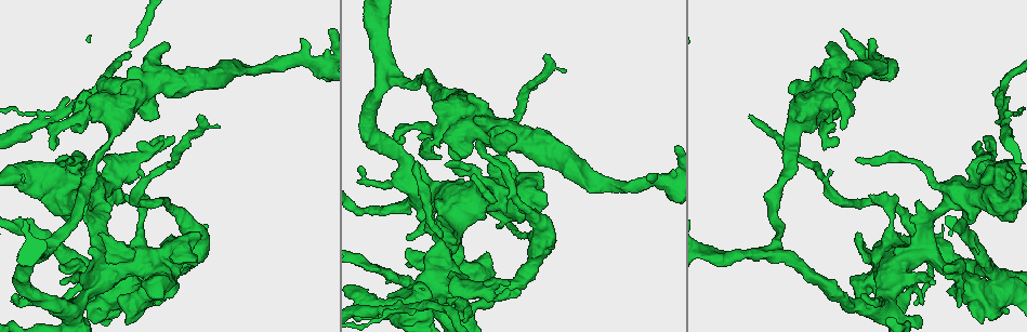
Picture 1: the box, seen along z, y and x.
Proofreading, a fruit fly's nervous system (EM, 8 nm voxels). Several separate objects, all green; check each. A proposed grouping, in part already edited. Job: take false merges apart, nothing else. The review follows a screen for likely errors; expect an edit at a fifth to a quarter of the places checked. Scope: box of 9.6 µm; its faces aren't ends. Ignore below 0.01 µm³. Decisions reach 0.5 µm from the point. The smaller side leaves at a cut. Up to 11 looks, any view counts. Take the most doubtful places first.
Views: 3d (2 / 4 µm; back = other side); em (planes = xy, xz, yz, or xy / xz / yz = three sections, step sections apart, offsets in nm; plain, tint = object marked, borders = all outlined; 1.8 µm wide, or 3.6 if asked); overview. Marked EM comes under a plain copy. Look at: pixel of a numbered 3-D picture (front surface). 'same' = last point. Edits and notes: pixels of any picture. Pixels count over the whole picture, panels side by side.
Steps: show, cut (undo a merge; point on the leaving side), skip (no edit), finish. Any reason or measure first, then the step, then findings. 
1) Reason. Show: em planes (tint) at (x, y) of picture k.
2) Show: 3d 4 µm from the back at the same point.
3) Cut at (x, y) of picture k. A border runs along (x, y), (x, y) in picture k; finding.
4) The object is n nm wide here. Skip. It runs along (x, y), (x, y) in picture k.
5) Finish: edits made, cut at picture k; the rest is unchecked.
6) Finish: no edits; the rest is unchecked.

Side arm on a straight run. Show: em 3.6 µm planes (borders) at (521, 190) of picture 1.

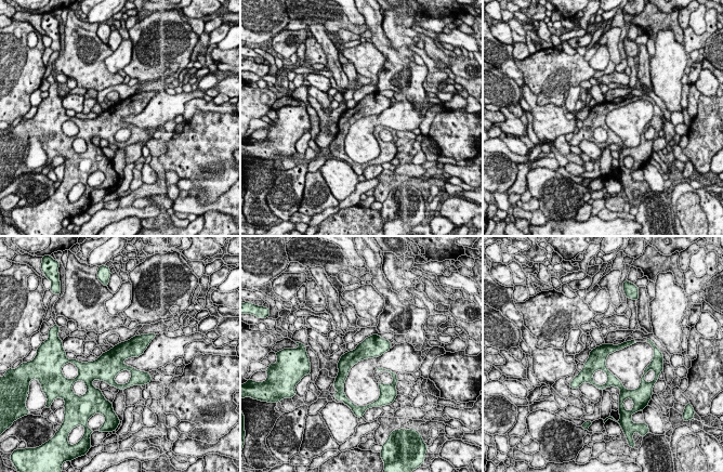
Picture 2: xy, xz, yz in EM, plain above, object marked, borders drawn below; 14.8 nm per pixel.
The object is 260 nm wide here. Skip. It runs along (388, 343), (356, 355), (341, 380) in picture 2; continuous, no second cell.

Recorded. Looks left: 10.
Show: 3d 4 µm at (1004, 173) of picture 1.

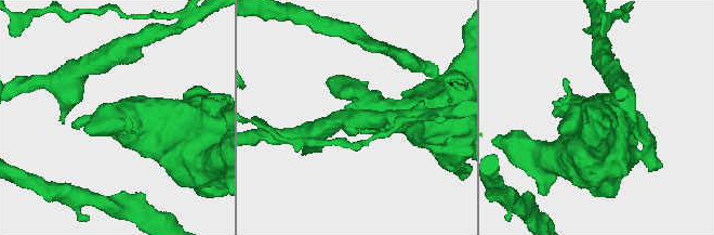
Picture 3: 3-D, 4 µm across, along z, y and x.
Need the tissue. Show: em planes (tint) at (600, 118) of picture 3.

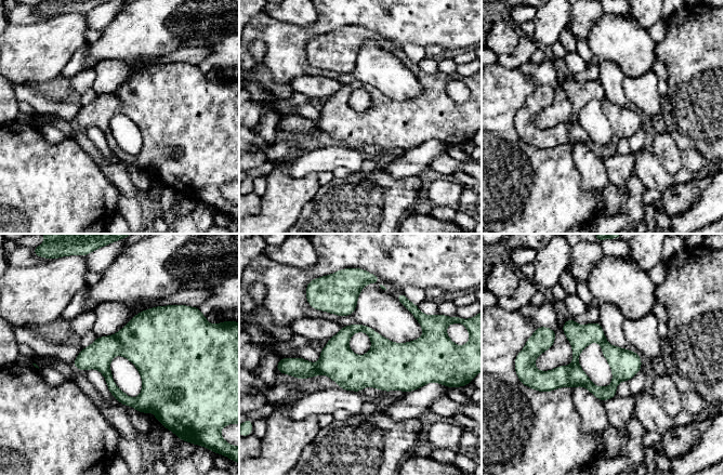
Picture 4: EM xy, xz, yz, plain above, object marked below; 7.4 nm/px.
Skip. It runs along (425, 349), (404, 366), (295, 360) in picture 4; one cell here.

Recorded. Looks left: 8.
Sudden change in width. Show: 3d 4 µm at (996, 275) of picture 1.

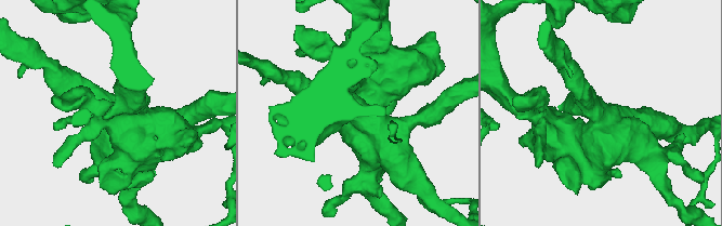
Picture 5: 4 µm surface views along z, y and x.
Show: em 3.6 µm xz step 8 (tint) at (596, 112) of picture 5.

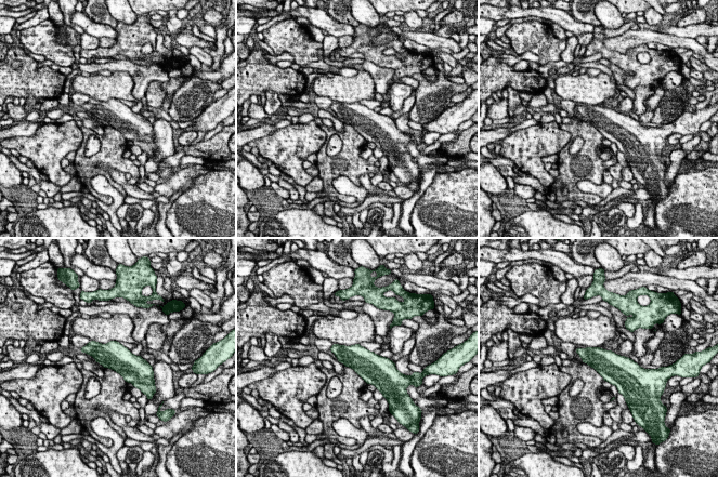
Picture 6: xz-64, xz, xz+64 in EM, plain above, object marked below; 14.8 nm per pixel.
Another direction. Show: em 3.6 µm planes (tint) at the same point.

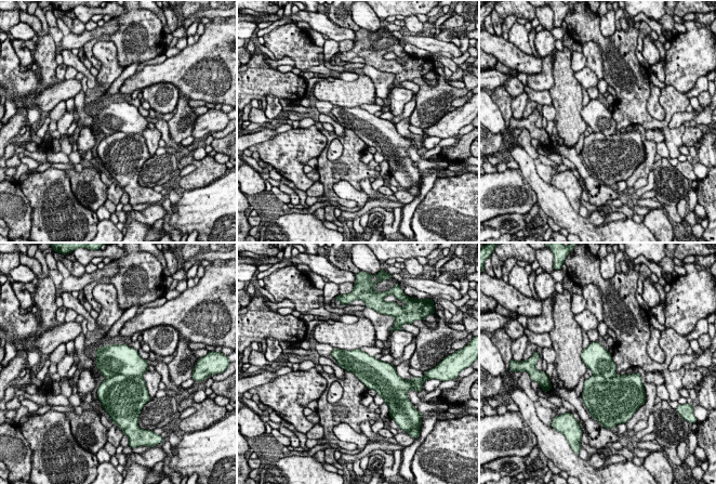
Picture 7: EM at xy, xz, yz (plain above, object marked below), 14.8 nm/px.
Cut at (118, 358) of picture 7. A border runs along (141, 375), (114, 375), (106, 378) in picture 7; two cells meet here.

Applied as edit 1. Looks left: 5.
Three arms meet. Show: em xy step 8 (tint) at (324, 61) of picture 1.

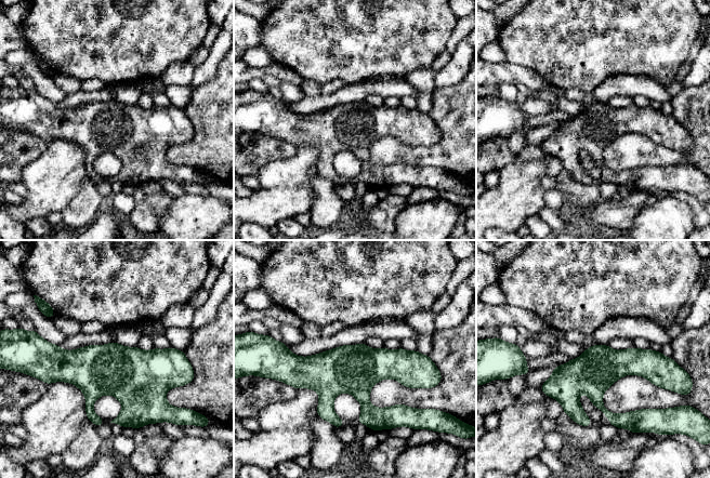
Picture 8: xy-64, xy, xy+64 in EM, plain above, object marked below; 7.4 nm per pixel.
Cut it another way. Show: em yz step 16 (tint) at the same point.

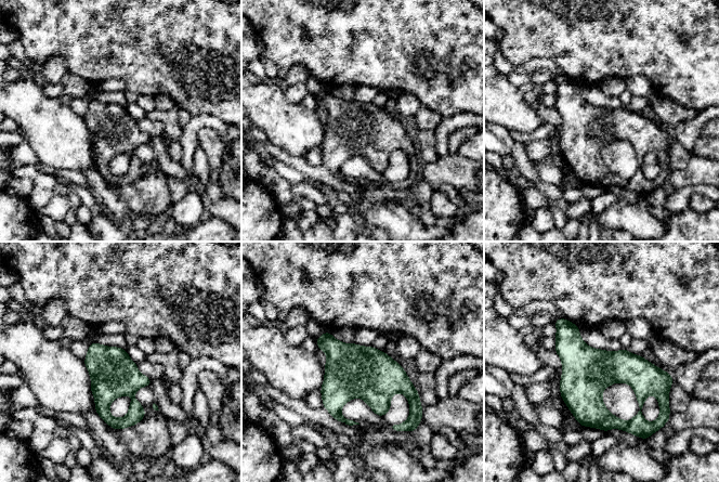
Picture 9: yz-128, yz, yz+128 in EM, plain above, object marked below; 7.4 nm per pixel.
The object is 320 nm wide here. Skip. All the same cell.

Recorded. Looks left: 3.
Finish: edits made, cut at picture 7; the rest is unchecked.

